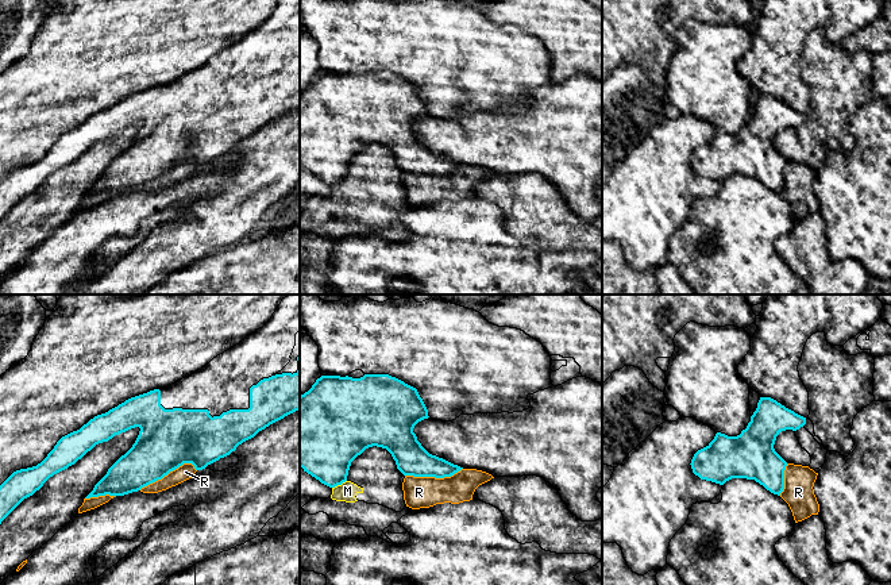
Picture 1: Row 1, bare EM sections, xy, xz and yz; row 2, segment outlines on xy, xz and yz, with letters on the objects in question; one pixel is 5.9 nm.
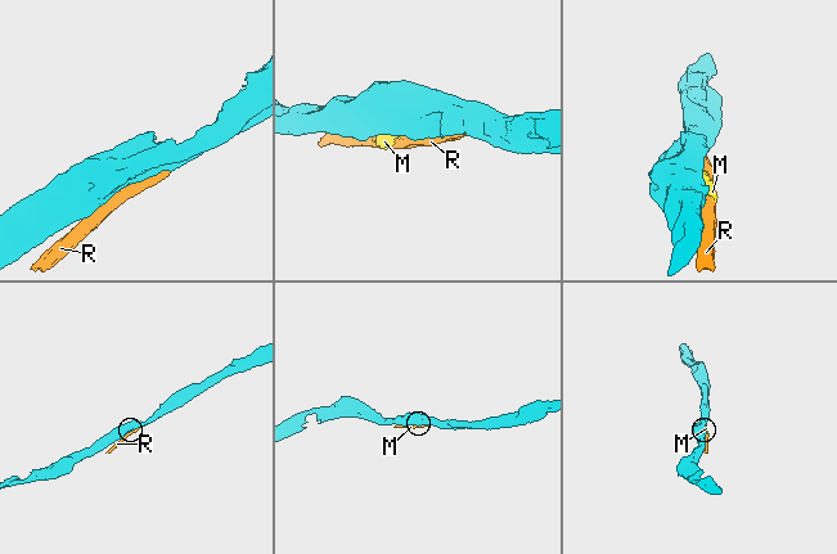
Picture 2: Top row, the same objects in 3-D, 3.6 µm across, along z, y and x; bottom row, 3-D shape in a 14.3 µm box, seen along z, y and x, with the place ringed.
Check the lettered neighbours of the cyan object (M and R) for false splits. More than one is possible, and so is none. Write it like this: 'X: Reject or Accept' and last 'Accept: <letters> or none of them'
M: Reject
R: Reject
Accept: none of them

